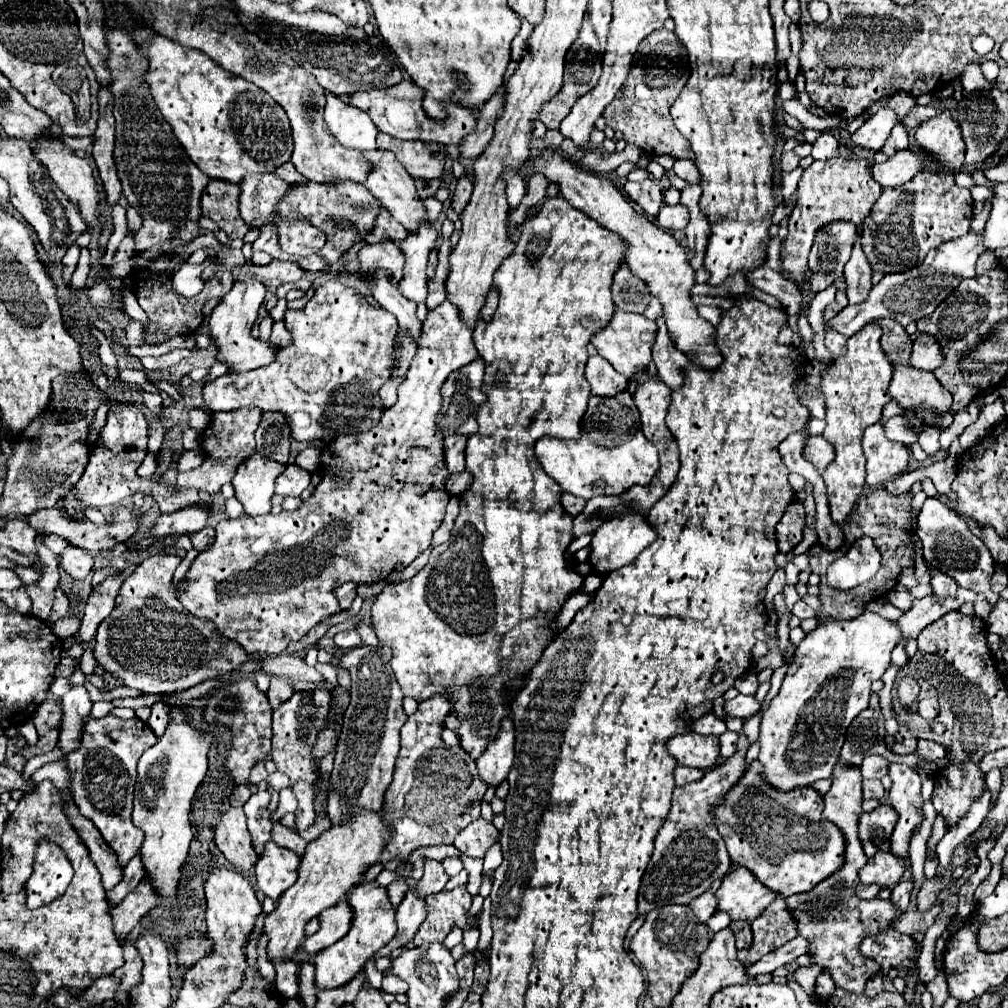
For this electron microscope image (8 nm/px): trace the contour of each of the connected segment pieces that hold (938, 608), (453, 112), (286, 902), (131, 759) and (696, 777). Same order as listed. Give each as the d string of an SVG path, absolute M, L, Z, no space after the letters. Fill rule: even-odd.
M958 589L958 595L956 599L932 599L930 595L920 599L920 601L914 601L912 609L906 611L898 621L898 629L902 633L902 641L908 641L908 639L916 639L918 633L934 623L936 619L940 619L944 613L948 611L956 611L962 603L974 603L976 601L976 593L974 591L968 591L968 589Z
M400 81L398 85L386 89L368 89L356 91L350 95L350 105L358 107L360 111L368 113L378 131L388 133L390 137L404 139L404 141L426 141L426 143L440 143L440 145L458 145L460 139L474 131L476 127L476 111L468 111L460 105L448 105L448 119L434 121L428 119L422 111L422 89L416 87L412 81Z
M362 811L360 815L356 815L356 819L352 819L352 825L330 827L318 839L310 841L306 847L306 855L302 857L296 883L288 891L284 891L284 895L278 899L276 909L266 915L264 931L270 935L268 957L292 957L302 939L306 939L304 925L312 917L318 917L320 911L332 907L346 897L352 885L360 881L362 873L370 865L378 863L380 851L386 841L388 827L382 823L380 811Z
M106 715L102 719L90 719L82 733L82 745L72 755L68 755L68 769L72 775L72 795L76 805L84 817L88 817L104 841L116 851L118 863L122 867L138 855L142 847L142 831L132 825L132 797L136 785L136 763L146 749L156 745L158 737L148 727L148 723L134 719L118 719L114 715Z
M676 767L674 771L674 777L676 777L676 785L684 785L684 783L692 783L692 781L700 781L704 777L704 771L696 771L696 769L690 769L690 767Z

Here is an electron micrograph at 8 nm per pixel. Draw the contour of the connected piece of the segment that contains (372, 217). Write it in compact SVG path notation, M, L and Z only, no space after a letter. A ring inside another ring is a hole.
M308 183L302 187L292 187L288 191L288 203L284 203L284 211L296 211L296 215L304 215L312 225L320 227L326 233L326 245L318 251L324 263L336 263L348 249L356 243L362 243L368 233L372 233L376 225L376 217L380 213L380 201L358 183L340 183L340 187L324 187L320 183ZM336 221L348 221L350 227L344 227Z

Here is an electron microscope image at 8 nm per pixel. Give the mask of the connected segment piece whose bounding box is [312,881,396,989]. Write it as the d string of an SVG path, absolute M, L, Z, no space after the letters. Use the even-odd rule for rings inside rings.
M374 881L362 883L350 893L348 903L354 909L354 921L352 921L350 931L334 945L316 953L312 959L314 967L316 967L316 987L318 989L336 989L336 987L350 983L362 971L364 963L396 935L396 923L394 923L396 909L388 901L384 887L378 887Z

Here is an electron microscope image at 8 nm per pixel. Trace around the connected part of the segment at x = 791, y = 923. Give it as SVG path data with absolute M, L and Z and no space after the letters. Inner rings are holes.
M782 895L774 903L770 903L758 919L752 921L752 933L752 945L744 951L738 951L738 961L744 967L754 965L762 955L774 951L776 947L784 945L786 941L798 935L796 919L792 917Z

